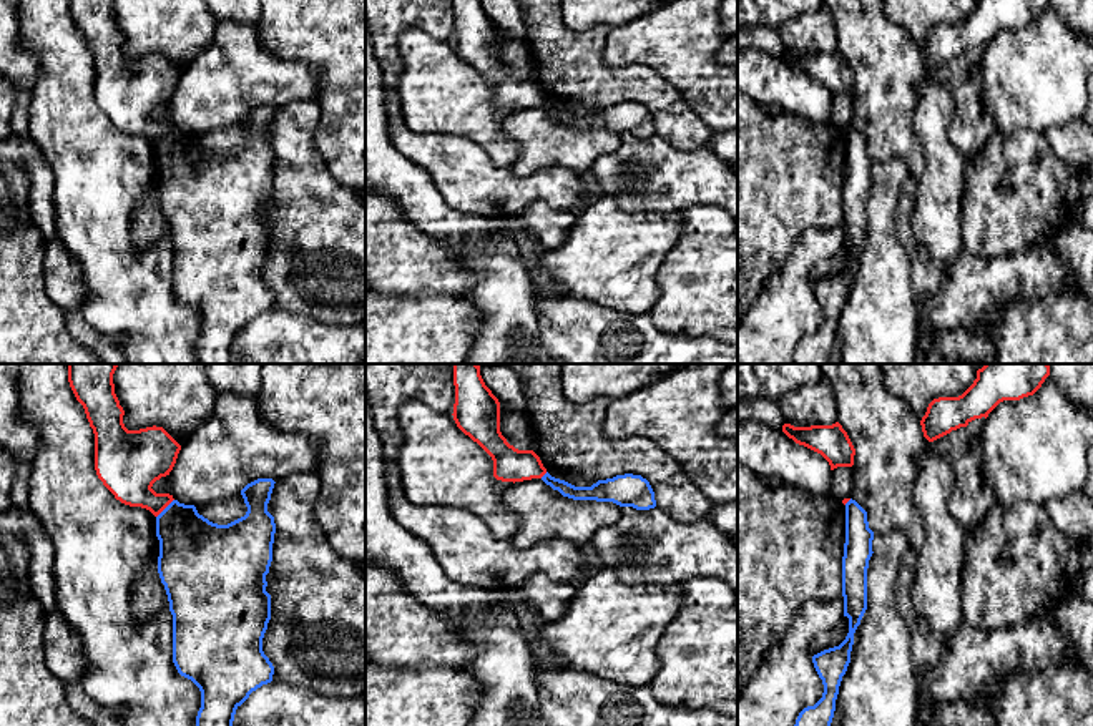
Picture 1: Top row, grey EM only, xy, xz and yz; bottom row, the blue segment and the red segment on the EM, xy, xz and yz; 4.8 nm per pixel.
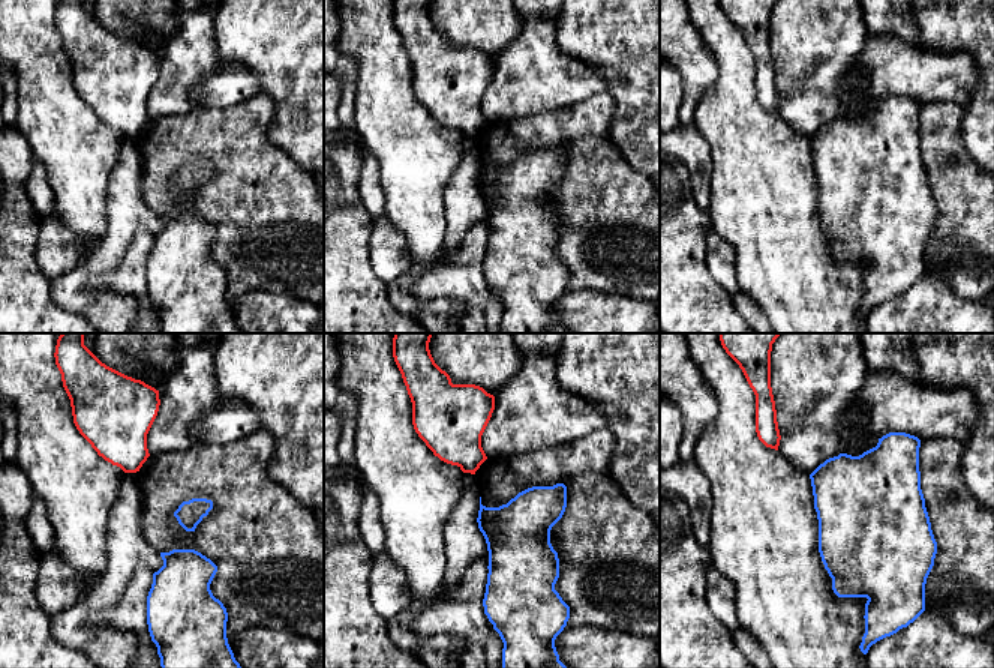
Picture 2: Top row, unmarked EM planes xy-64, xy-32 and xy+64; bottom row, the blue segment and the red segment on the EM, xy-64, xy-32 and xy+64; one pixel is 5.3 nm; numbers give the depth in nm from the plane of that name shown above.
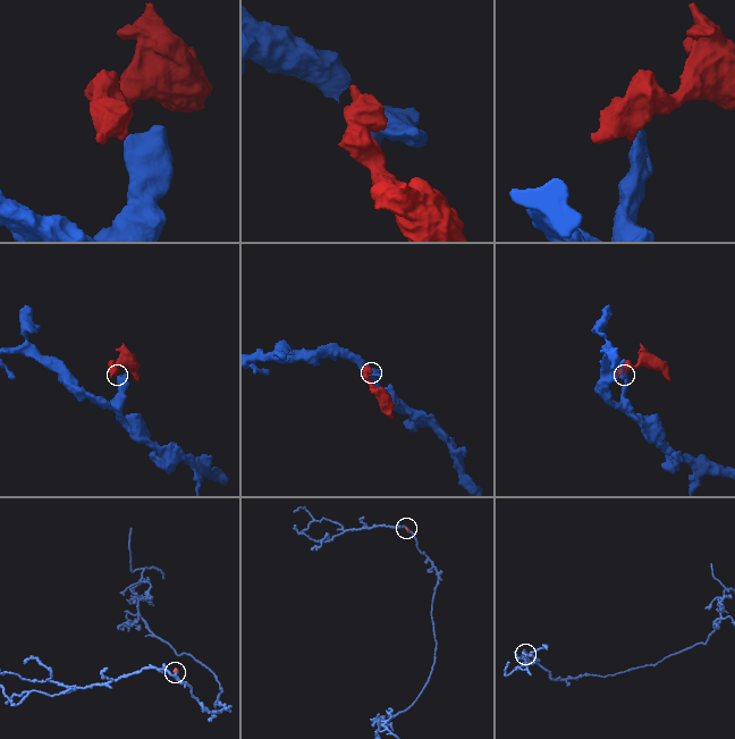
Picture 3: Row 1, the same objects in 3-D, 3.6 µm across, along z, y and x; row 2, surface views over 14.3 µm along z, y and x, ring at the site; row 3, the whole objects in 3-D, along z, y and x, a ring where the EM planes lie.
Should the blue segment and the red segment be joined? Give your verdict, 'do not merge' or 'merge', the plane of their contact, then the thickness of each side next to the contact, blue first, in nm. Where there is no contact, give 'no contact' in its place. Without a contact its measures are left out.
do not merge; meets blue in xy; 340 nm thick on the blue side, 260 nm on the other

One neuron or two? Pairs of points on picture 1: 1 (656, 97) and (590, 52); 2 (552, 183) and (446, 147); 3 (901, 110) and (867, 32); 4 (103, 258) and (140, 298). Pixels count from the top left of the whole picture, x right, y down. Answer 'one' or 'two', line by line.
1: one
2: one
3: one
4: one

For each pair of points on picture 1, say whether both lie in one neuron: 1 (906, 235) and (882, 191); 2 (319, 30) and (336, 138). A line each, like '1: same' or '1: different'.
1: different
2: same

